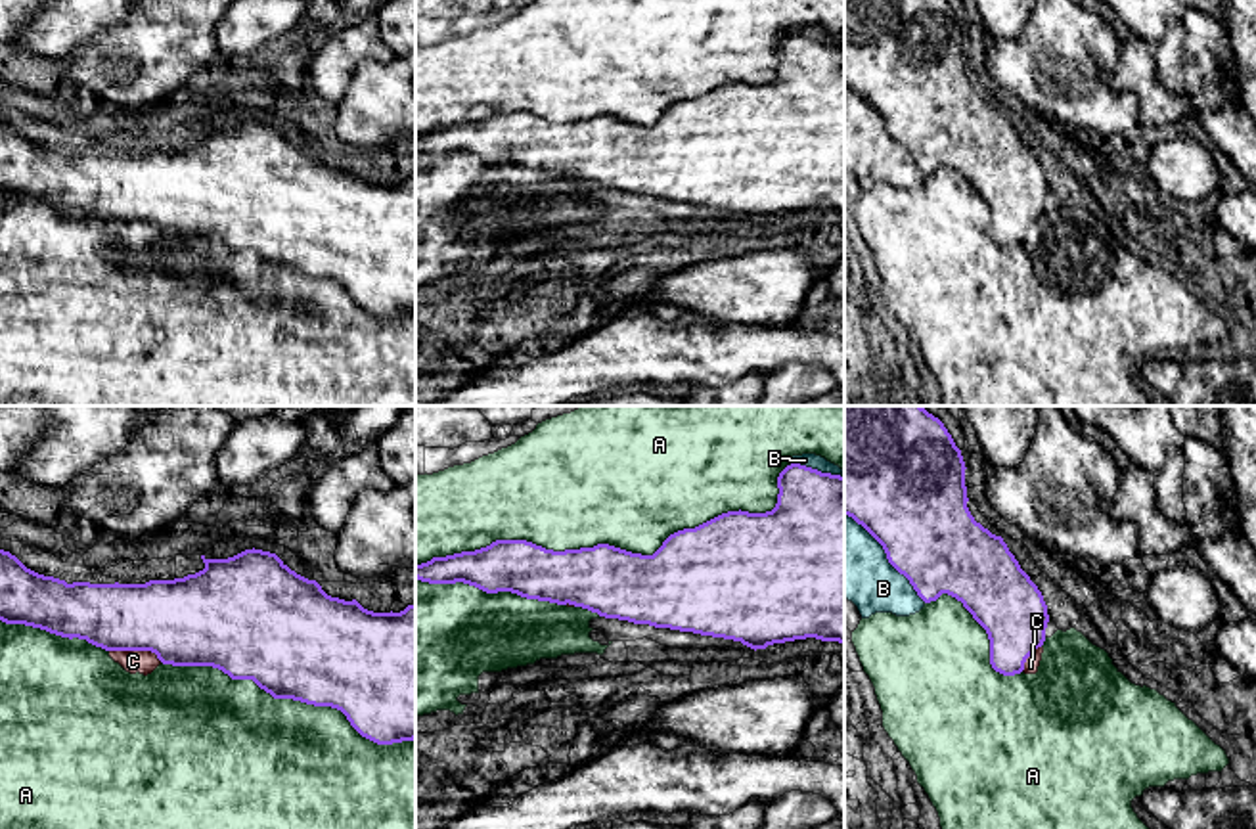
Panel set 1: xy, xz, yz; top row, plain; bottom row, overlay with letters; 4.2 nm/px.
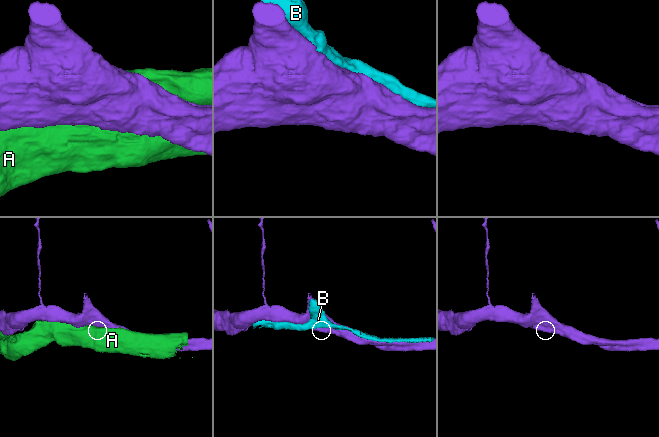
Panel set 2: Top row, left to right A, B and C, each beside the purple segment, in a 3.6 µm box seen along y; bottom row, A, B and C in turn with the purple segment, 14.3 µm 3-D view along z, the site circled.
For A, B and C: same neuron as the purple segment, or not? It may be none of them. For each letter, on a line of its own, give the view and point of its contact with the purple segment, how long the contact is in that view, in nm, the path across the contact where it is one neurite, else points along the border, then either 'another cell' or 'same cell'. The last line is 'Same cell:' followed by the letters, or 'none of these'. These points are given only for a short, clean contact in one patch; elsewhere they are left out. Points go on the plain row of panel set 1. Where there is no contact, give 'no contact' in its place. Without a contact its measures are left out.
A: xz (617, 119) | 1600 nm | another cell
B: yz (887, 127) | 500 nm | another cell
C: xy (136, 221) | 220 nm | along xy (110, 221), (150, 221), (161, 232) | another cell
Same cell: none of these

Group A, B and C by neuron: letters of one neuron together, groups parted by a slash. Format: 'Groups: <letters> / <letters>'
Groups: A C / B

